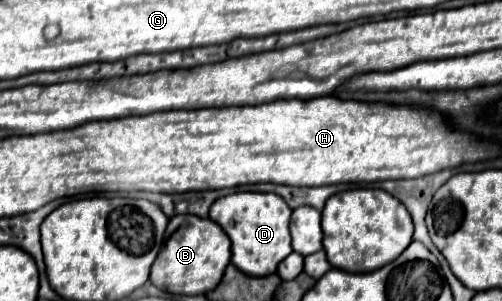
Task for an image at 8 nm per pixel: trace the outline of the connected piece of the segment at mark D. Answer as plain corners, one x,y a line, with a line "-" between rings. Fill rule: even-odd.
234,192
228,196
218,198
212,206
210,206
210,220
214,220
216,224
222,226
222,230
228,234
230,242
232,242
232,264
242,270
244,274
250,276
268,276
274,274
278,264
292,254
292,246
290,246
290,206
278,196
278,194
262,194
262,192

